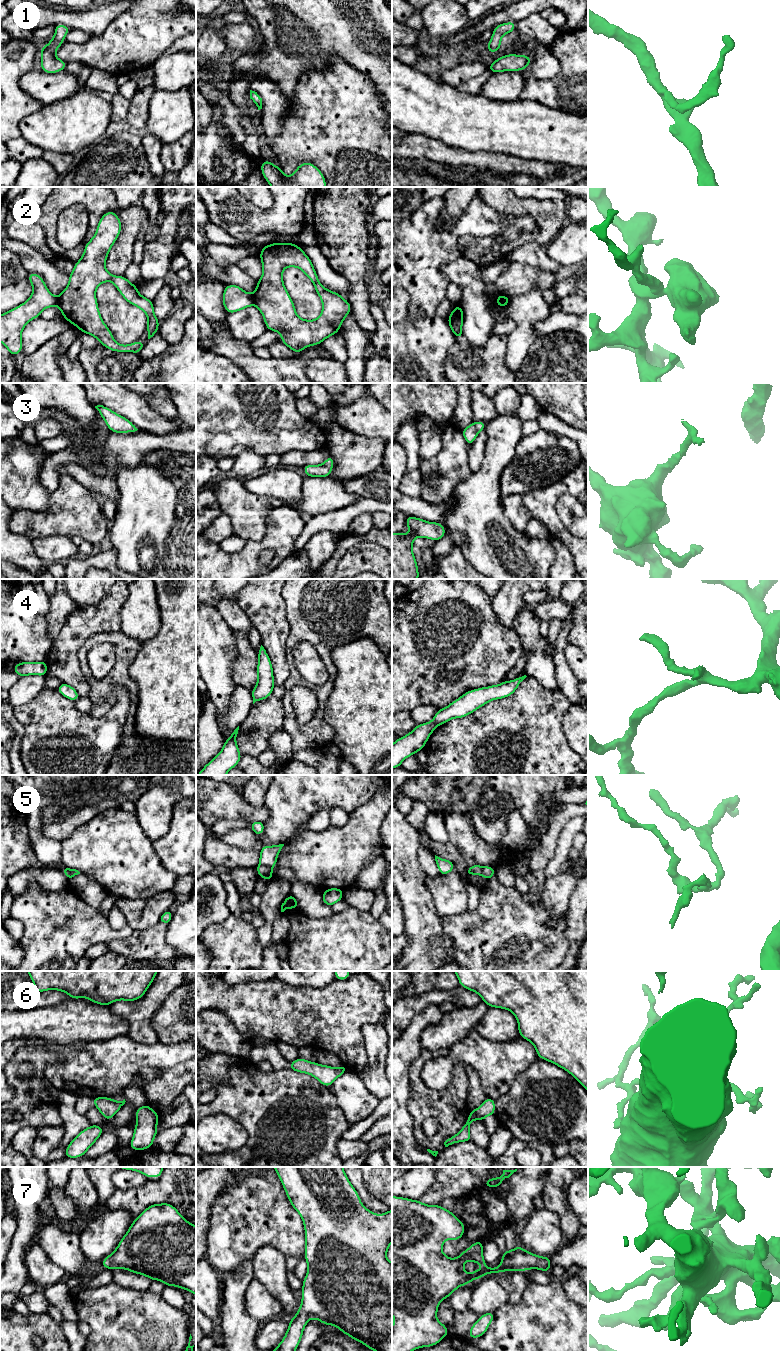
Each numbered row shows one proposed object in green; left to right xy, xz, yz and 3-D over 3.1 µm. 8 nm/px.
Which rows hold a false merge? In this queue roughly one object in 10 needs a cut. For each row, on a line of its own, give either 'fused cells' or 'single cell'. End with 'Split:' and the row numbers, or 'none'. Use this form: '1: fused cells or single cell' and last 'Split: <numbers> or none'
1: single cell
2: fused cells
3: single cell
4: single cell
5: single cell
6: single cell
7: single cell
Split: 2

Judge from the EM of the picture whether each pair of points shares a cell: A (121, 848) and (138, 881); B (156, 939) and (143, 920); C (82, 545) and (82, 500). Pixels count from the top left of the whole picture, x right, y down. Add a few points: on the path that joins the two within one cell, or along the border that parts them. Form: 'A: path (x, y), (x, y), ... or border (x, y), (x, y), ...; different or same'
A: path (121, 856), (123, 861), (135, 873); same
B: border (159, 921), (149, 927), (134, 930); different
C: border (72, 537), (79, 536), (93, 544); different

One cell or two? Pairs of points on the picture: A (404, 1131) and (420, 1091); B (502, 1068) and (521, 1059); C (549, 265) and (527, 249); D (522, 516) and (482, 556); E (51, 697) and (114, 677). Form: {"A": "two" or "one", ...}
{"A": "two", "B": "one", "C": "one", "D": "two", "E": "two"}

